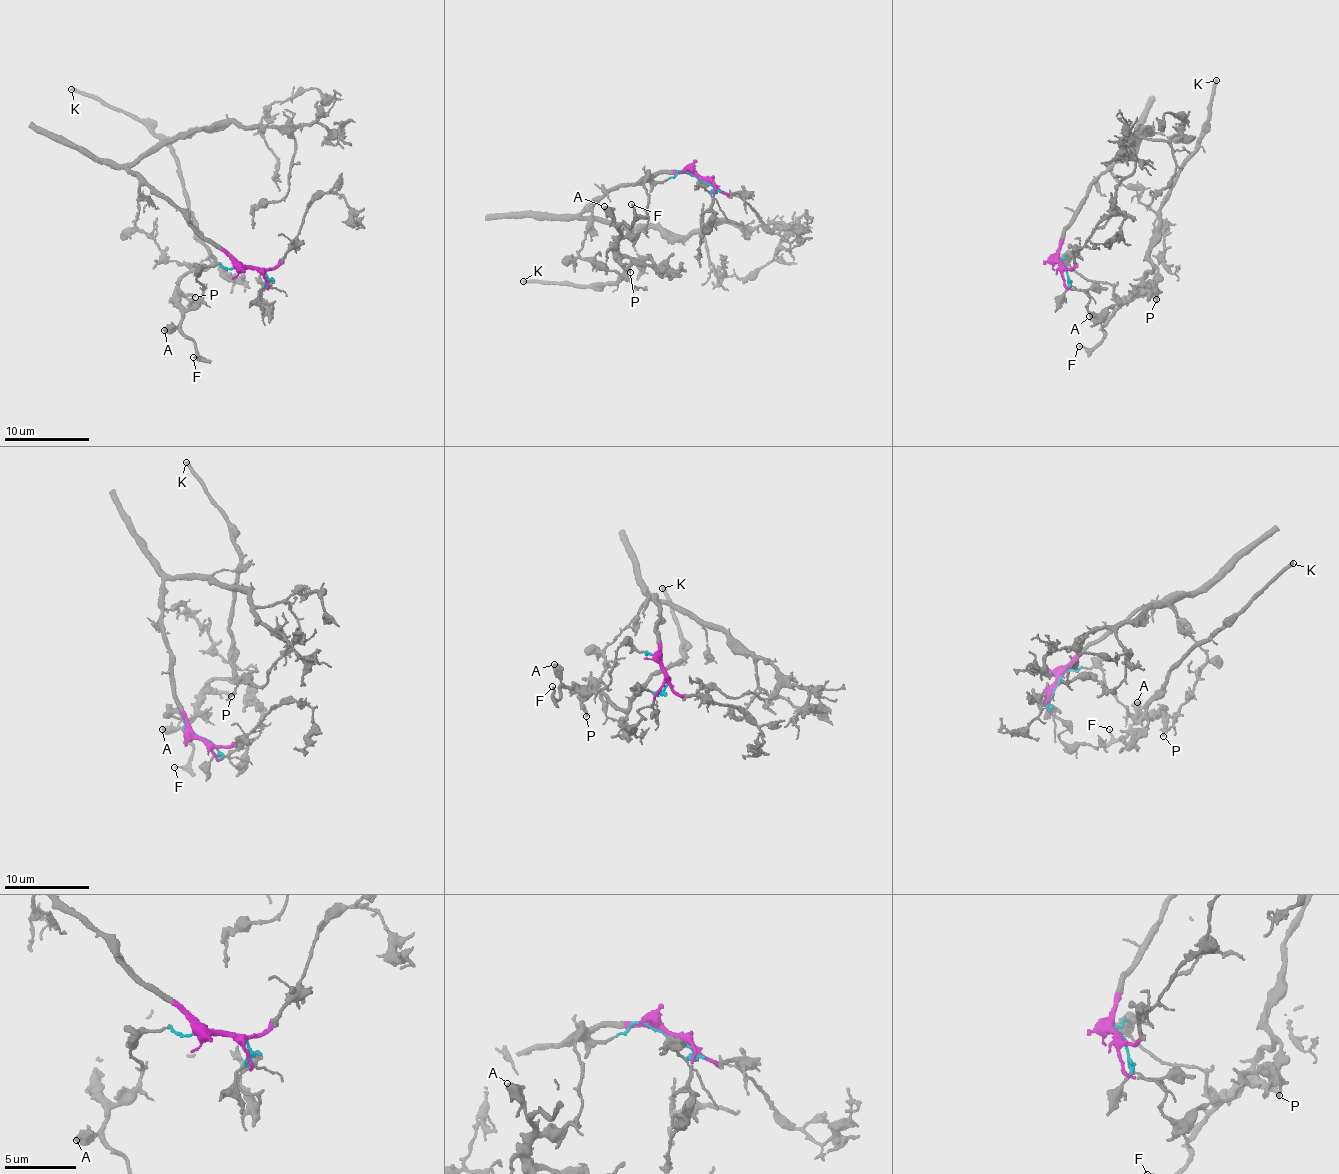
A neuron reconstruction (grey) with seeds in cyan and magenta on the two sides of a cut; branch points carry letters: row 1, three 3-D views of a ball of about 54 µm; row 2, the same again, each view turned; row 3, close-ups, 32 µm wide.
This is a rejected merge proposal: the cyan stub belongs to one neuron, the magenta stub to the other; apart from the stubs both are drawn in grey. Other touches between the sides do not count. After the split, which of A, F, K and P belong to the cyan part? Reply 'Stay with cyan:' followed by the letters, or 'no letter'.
Stay with cyan: A, F, K, P

